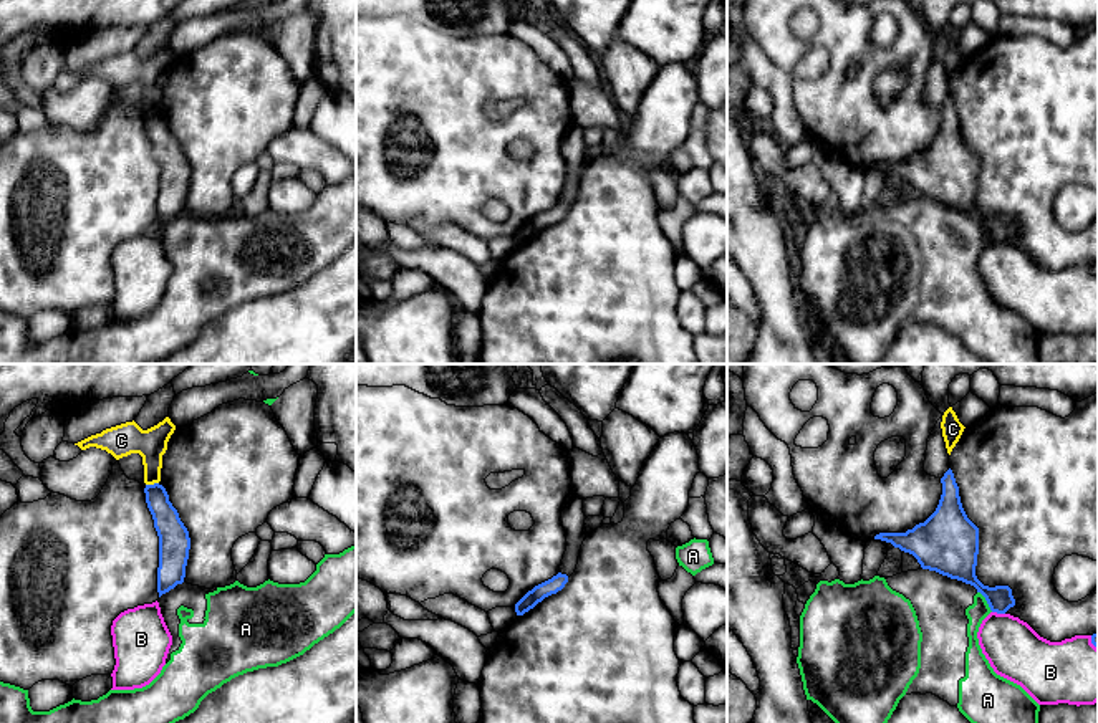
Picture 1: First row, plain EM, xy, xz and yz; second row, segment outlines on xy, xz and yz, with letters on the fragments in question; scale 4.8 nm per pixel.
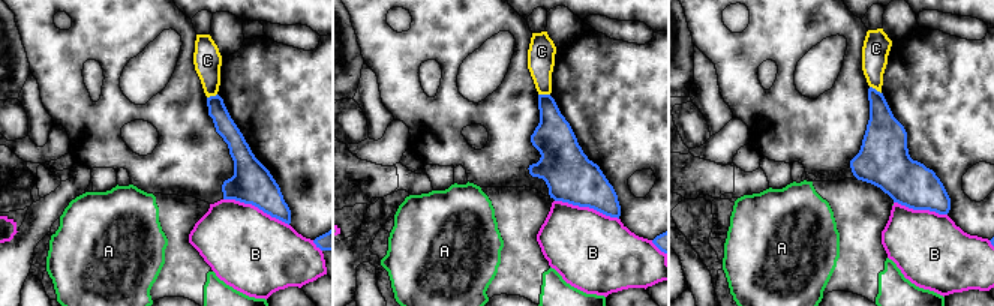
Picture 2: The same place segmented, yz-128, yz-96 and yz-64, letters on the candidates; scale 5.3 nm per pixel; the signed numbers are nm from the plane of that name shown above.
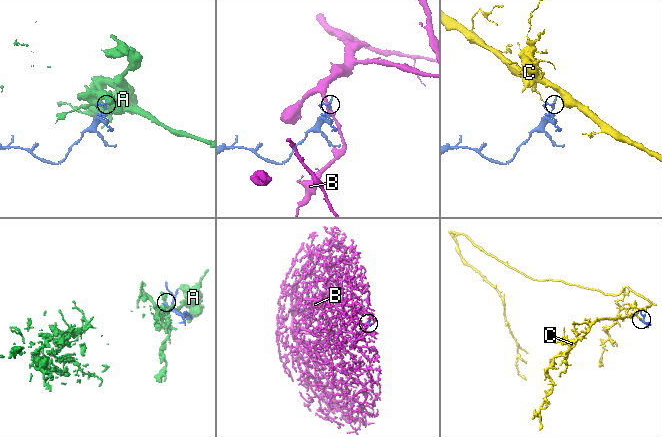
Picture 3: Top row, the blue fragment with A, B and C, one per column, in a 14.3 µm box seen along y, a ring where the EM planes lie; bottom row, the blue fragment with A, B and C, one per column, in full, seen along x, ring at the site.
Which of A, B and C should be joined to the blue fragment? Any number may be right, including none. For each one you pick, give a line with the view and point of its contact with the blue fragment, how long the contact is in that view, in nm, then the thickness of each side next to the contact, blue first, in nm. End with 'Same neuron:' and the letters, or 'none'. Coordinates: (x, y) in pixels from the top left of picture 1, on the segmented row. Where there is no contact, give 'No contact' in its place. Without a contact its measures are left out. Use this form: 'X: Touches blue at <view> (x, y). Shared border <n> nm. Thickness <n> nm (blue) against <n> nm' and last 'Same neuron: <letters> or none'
Same neuron: none

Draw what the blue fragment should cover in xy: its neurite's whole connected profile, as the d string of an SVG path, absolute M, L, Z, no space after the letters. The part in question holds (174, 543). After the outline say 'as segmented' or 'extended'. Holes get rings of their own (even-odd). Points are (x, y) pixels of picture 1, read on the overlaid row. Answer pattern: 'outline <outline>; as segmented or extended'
outline M146 485L144 493L159 536L157 592L161 597L184 582L190 538L162 485Z; as segmented

